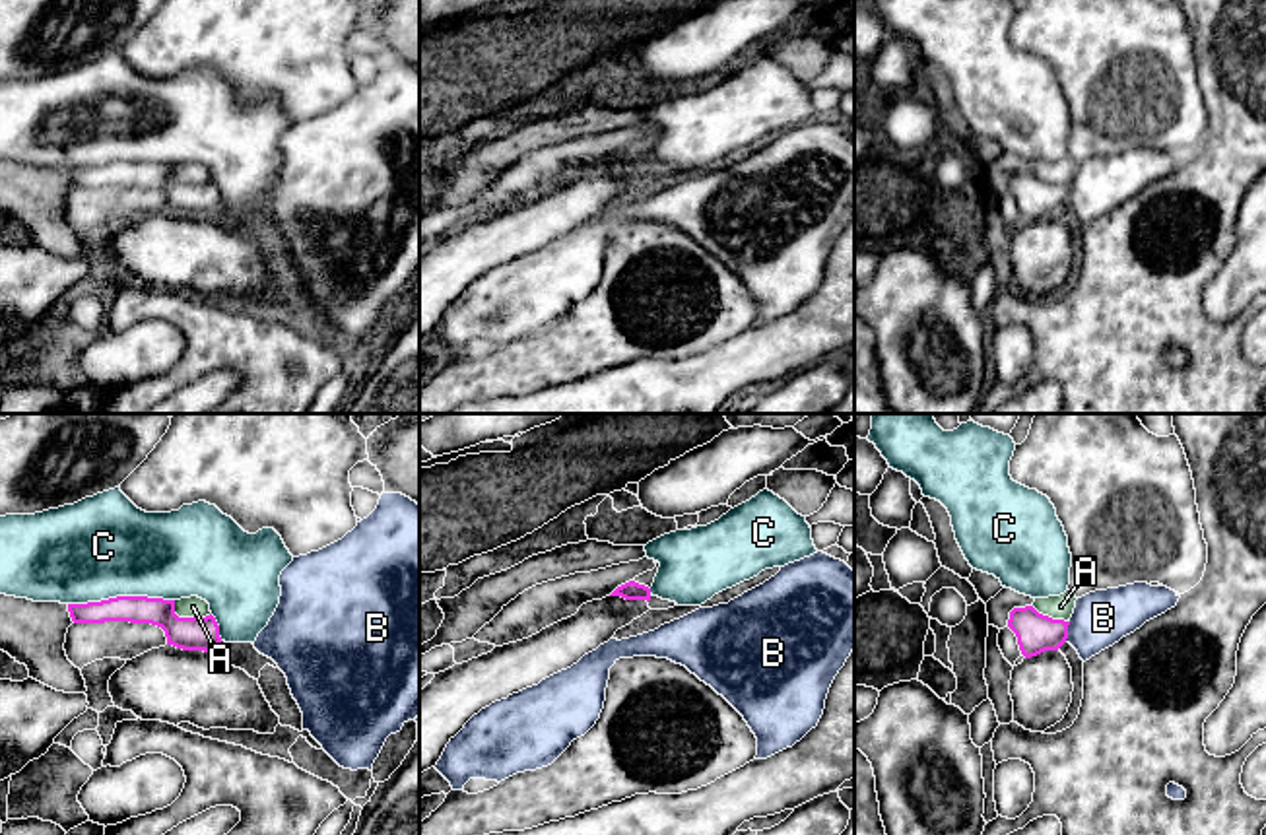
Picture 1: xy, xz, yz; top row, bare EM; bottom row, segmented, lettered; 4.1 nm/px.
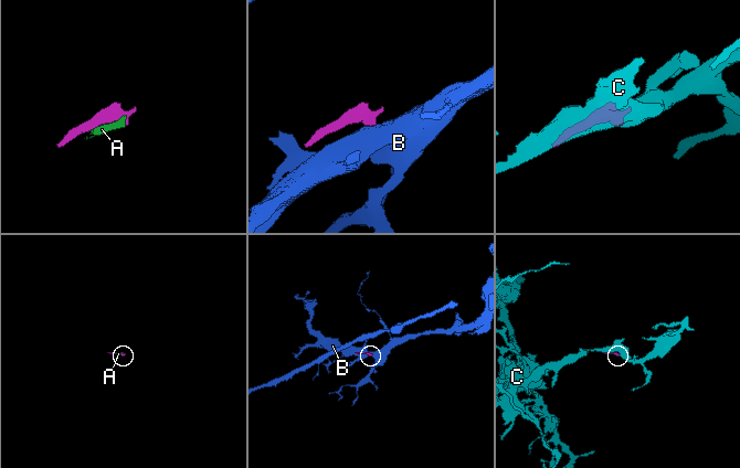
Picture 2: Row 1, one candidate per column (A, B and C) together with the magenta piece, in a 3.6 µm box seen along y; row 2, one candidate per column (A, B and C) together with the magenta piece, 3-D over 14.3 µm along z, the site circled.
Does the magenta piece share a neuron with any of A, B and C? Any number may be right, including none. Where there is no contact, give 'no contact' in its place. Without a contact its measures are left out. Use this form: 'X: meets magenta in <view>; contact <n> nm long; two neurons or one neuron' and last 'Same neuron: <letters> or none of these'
A: meets magenta in xy; contact 170 nm long; two neurons
B: meets magenta in yz; contact 90 nm long; two neurons
C: meets magenta in xy; contact 440 nm long; two neurons
Same neuron: none of these

